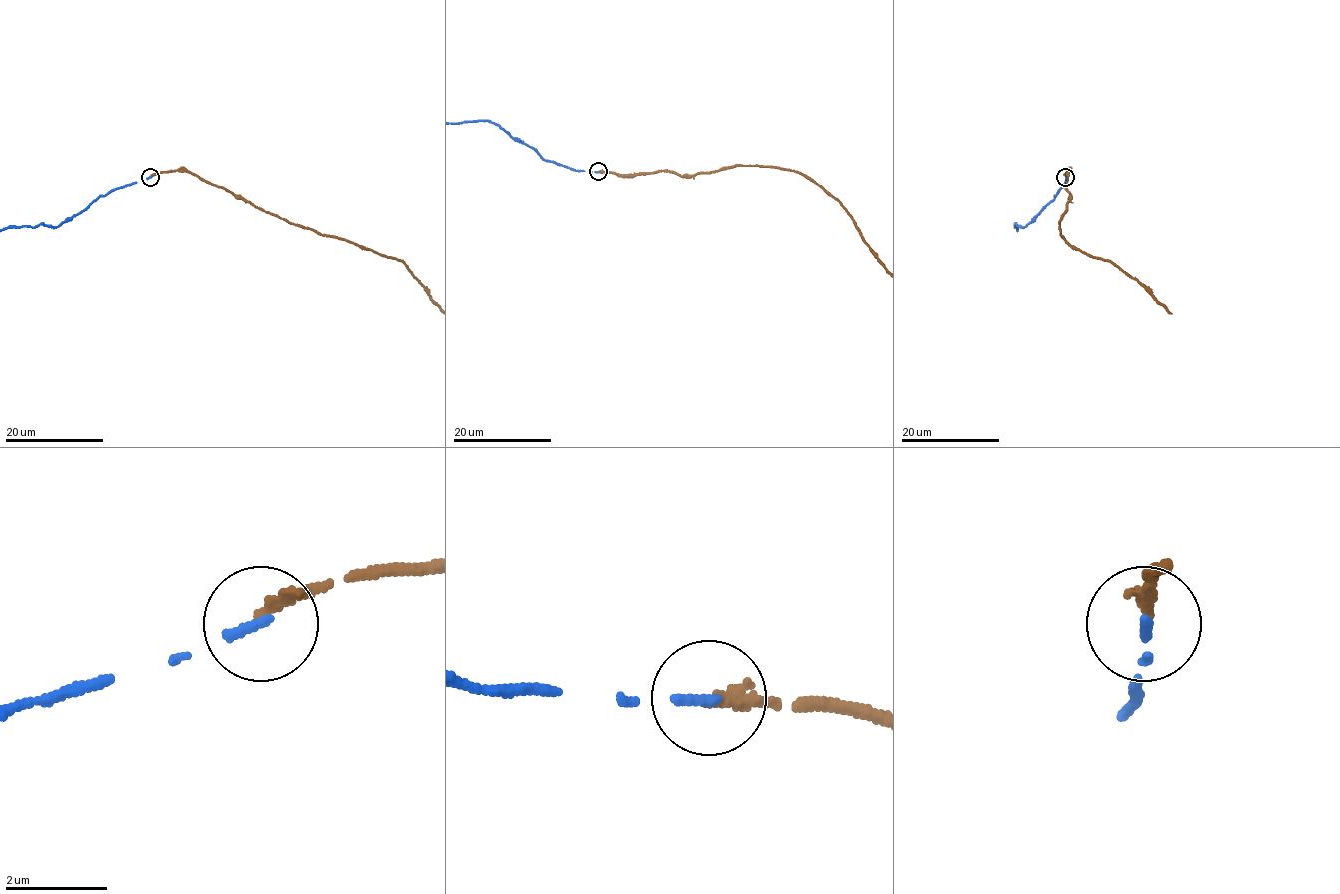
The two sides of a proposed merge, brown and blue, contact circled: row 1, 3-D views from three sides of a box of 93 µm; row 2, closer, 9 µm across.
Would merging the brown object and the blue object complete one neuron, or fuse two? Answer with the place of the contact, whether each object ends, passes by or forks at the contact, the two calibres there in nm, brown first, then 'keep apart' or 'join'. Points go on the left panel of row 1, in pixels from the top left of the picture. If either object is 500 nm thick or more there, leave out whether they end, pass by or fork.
at (150, 177); brown ends there; blue ends there; 260 nm thick on the brown side, 200 nm on the other; keep apart

